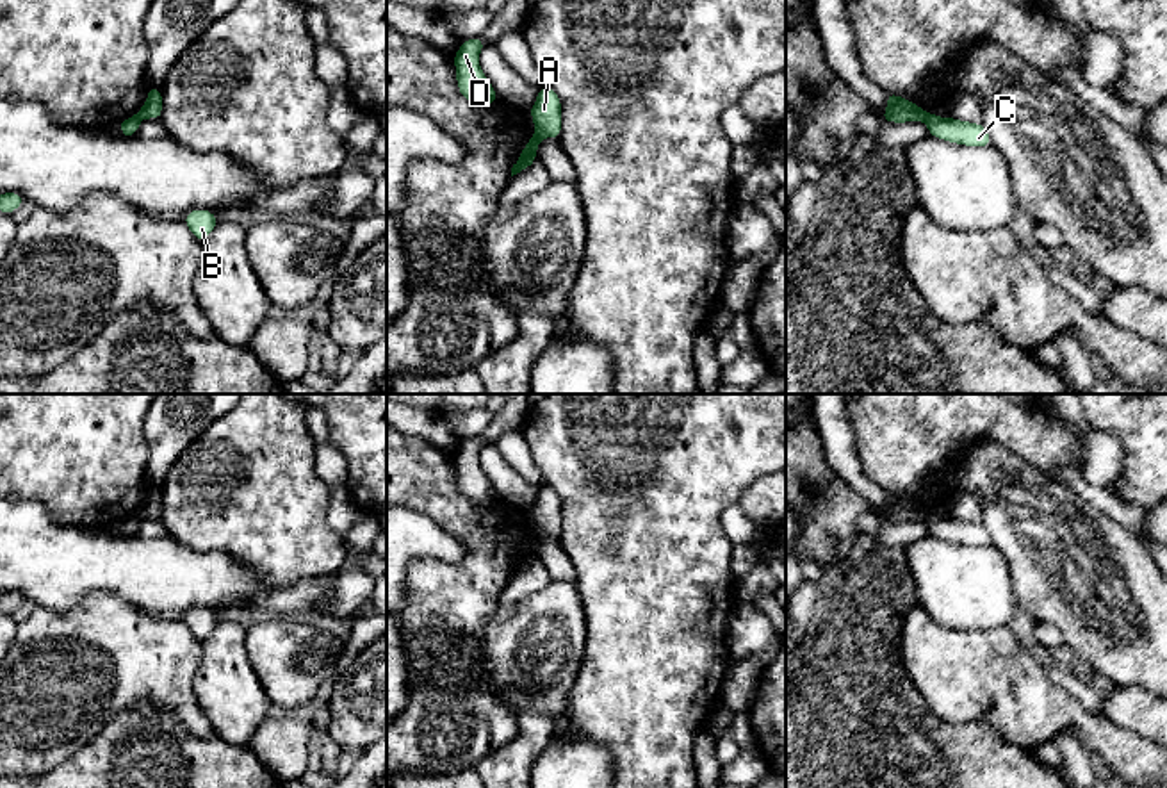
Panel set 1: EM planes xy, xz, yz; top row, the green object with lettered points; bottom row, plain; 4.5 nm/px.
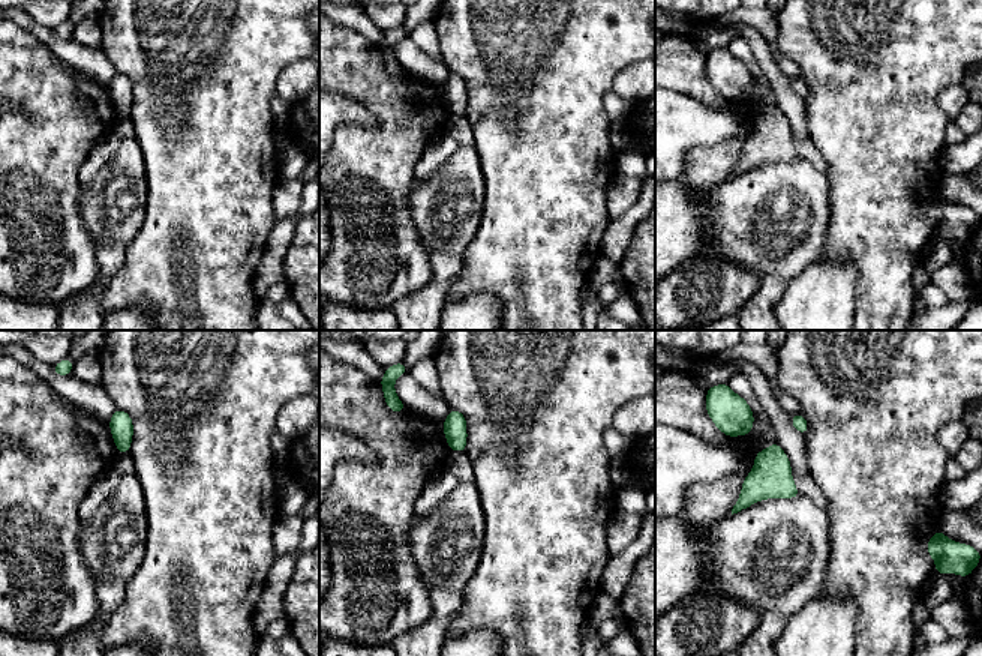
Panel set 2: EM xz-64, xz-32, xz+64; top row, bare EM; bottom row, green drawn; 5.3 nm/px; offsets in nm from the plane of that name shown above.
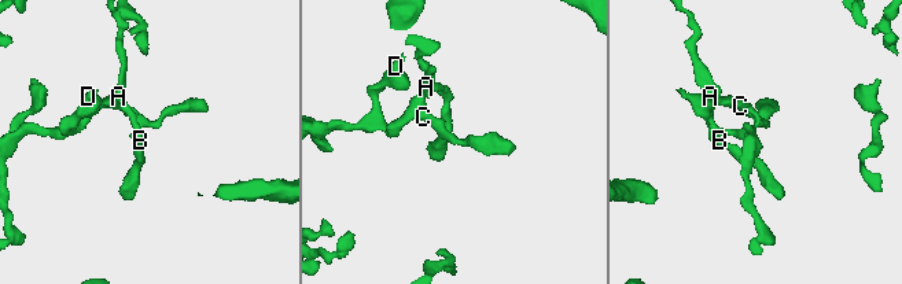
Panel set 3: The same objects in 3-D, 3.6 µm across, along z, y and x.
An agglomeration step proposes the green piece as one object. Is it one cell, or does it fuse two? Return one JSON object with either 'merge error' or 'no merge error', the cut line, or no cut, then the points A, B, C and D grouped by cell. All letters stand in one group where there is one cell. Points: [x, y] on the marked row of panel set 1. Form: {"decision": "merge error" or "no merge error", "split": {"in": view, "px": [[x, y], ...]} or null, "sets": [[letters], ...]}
{"decision": "merge error", "split": {"in": "yz", "px": [[927, 113], [922, 118]]}, "sets": [["A", "B"], ["C", "D"]]}

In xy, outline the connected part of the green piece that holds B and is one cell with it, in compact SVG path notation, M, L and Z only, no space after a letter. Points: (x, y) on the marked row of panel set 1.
M194 209L191 212L185 214L184 223L187 225L187 228L191 230L191 234L203 242L212 230L216 228L216 225L219 223L219 219L214 216L214 212L205 210L205 209Z

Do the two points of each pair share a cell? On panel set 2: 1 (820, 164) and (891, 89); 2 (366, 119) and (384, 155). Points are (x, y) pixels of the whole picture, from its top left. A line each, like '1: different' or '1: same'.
1: different
2: different

